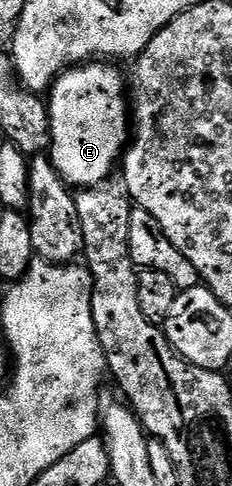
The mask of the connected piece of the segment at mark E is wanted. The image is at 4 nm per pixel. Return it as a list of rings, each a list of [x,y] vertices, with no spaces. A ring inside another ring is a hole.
[[[90,61],[76,69],[66,70],[53,82],[48,92],[51,141],[47,154],[70,188],[98,187],[100,183],[106,182],[114,174],[113,166],[116,163],[118,166],[131,138],[131,107],[126,99],[127,79],[126,76],[124,79],[113,67],[116,66],[105,61]]]

